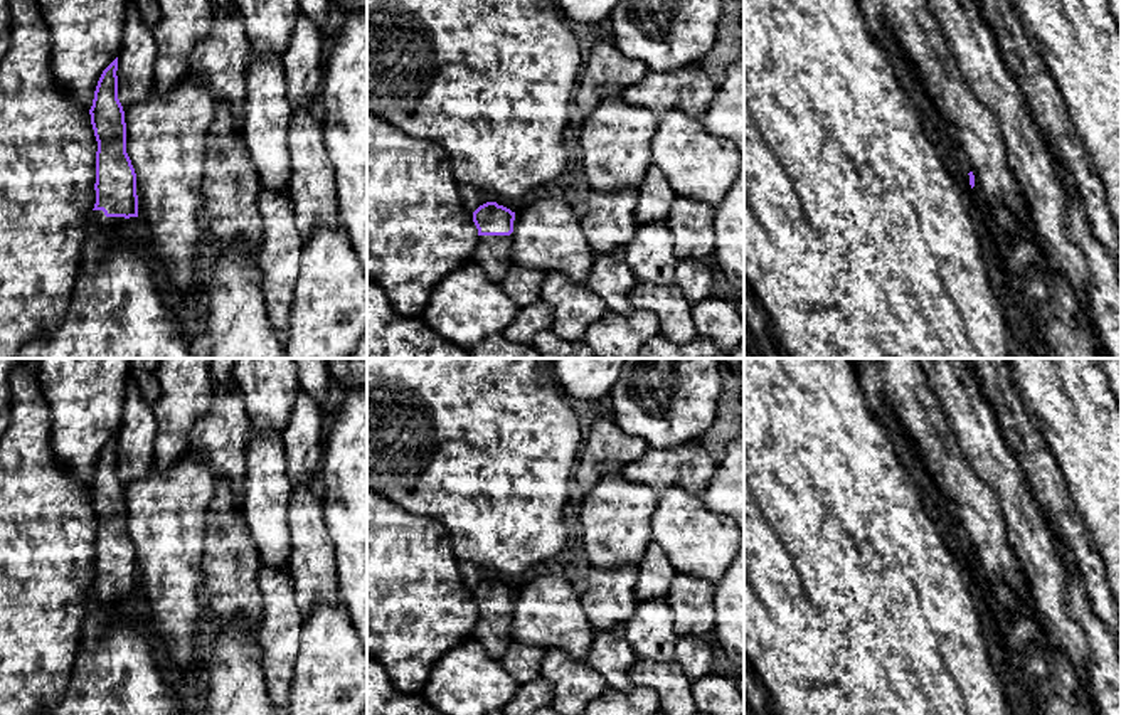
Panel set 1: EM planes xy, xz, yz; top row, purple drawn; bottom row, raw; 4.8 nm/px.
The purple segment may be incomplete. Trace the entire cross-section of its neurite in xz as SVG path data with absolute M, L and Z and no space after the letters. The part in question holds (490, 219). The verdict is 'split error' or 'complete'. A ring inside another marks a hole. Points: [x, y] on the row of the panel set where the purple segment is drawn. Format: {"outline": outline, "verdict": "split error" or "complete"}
{"outline": "M486 202L473 212L473 222L480 236L473 261L498 284L513 264L513 220L515 212L497 202Z", "verdict": "split error"}

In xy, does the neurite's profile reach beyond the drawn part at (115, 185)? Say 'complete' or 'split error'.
split error

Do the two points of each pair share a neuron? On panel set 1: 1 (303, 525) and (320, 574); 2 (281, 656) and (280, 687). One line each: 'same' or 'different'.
1: same
2: same

